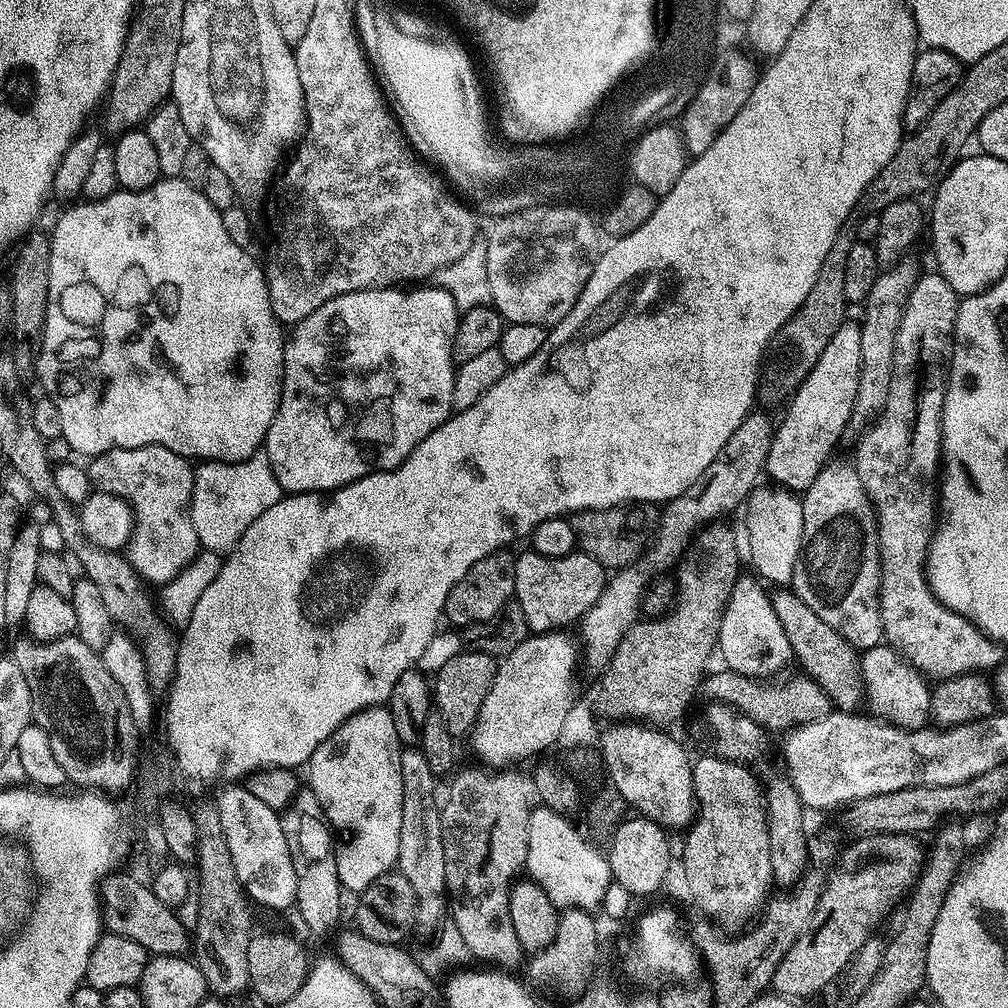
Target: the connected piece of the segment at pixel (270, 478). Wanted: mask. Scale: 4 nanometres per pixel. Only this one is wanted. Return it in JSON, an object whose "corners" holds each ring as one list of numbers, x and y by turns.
{"corners":[[263,450,255,452,250,458,233,464,223,464,220,460,201,463,194,472,194,490,192,491,192,521,194,534,205,552,227,554,246,534,250,522,270,506,282,499,282,489,268,456]]}

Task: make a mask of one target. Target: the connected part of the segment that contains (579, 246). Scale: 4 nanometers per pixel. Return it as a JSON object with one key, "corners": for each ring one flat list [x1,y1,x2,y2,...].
{"corners":[[545,203,497,217,493,221,495,224,484,242,487,246,486,272,491,292,489,299,507,323,551,328,570,312,593,273,593,266,602,251,597,221,595,224,582,209,567,208,564,204]]}

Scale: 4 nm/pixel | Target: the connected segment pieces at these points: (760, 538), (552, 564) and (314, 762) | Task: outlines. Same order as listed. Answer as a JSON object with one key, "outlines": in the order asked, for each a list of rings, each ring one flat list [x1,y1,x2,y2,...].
{"outlines":[[[763,488,753,491,752,495,748,497,746,501,746,509,748,508,748,548,746,544,746,556,752,559,752,564,756,569,754,569,755,575,759,577,761,581,769,582,768,580,773,580,774,583,780,584,776,586,788,586,792,583,792,575,794,574,794,566,796,565,796,559,798,558,798,550,802,546,802,510,804,509,804,501,801,499,797,493,783,490,780,488,769,488,770,490,762,490]],[[525,550,516,556,514,566,515,607,522,610,533,633,567,629,567,624,583,621,584,615,604,592,606,570,594,558,579,550,562,558,546,558]],[[377,706,351,716,338,730,334,730,332,737,314,750,306,765,307,787,319,802,329,825,338,833,336,861,341,889,348,891,349,888,353,894,365,892,378,877,397,867,402,823,401,747,402,737,391,711]]]}

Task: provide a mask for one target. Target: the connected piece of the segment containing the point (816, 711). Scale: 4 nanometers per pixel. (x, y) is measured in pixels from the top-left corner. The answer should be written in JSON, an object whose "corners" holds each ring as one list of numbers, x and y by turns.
{"corners":[[721,670,711,676,712,673,703,681,702,688,703,691,706,690,712,695,713,701,739,708,744,715,759,724,761,729,767,731,769,728,772,732,783,733,785,730,791,730,802,724,818,722,826,718,834,708,822,686,805,674,781,675,779,678,757,678]]}

